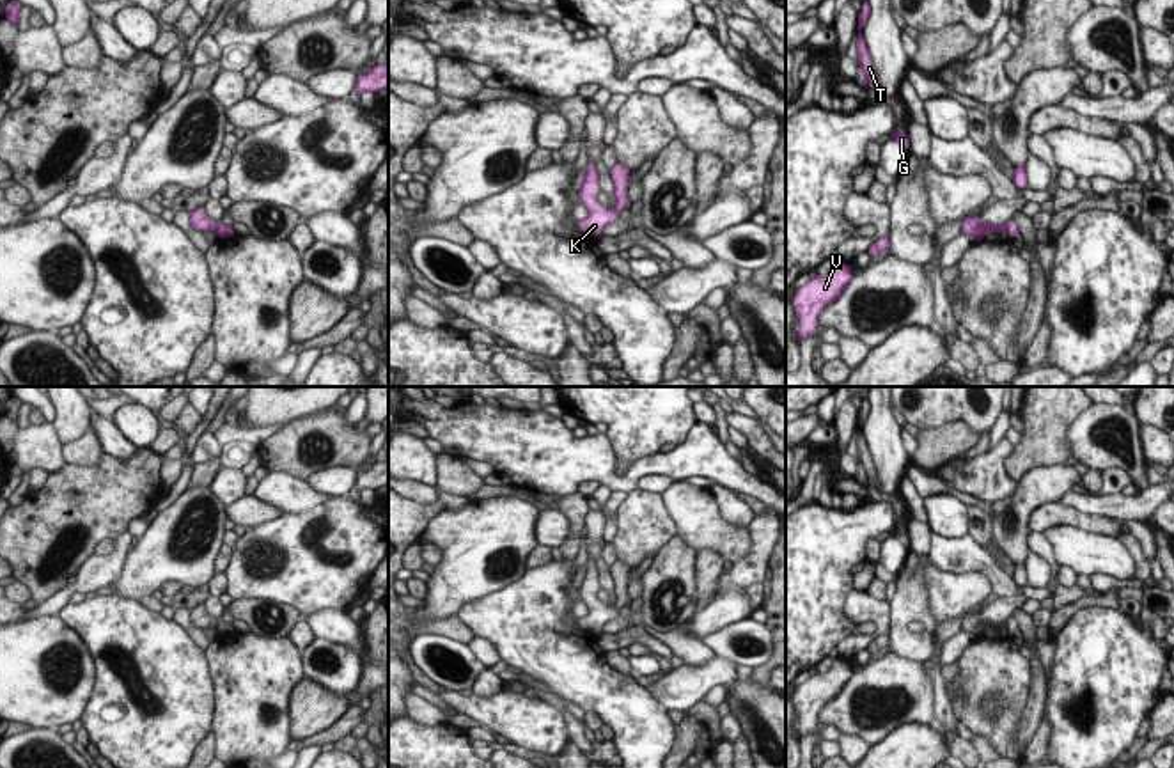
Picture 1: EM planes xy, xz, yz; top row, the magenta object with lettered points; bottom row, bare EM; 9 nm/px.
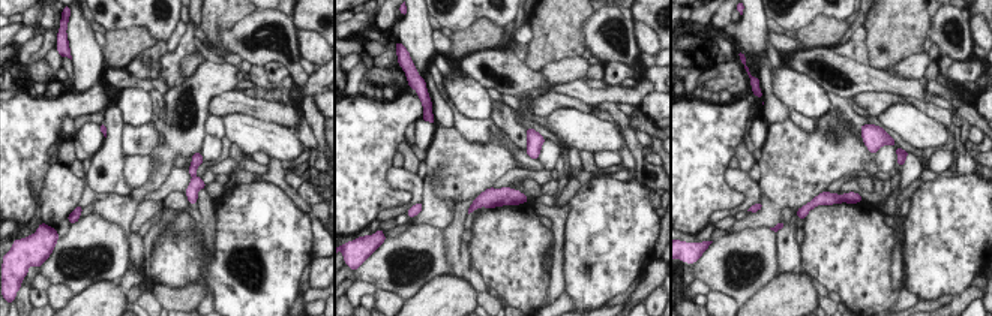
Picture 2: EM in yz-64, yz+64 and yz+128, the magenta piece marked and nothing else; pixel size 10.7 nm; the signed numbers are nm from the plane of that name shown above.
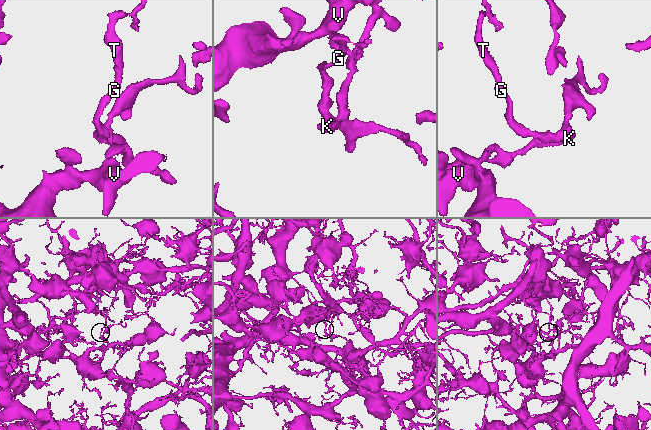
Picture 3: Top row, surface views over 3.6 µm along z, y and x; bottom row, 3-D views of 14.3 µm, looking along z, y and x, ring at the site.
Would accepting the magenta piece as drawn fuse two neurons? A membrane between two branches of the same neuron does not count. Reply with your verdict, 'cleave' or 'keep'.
cleave

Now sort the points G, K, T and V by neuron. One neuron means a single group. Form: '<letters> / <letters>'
G K T / V

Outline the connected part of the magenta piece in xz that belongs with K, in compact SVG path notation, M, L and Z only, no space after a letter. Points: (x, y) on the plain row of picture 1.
M589 559L585 566L587 571L580 576L580 600L587 605L589 614L576 619L576 624L589 631L599 633L601 626L615 619L619 610L608 608L596 598L596 594L601 591L599 573L592 559Z

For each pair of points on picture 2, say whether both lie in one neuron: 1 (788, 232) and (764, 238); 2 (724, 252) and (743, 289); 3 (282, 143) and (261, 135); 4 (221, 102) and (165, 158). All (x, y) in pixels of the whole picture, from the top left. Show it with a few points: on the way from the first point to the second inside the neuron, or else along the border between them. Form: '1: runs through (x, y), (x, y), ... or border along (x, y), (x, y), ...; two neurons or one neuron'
1: border along (775, 234), (778, 270); two neurons
2: runs through (725, 264), (727, 282), (731, 283); one neuron
3: runs through (278, 141), (266, 137); one neuron
4: border along (234, 92), (216, 95), (209, 105), (207, 114); two neurons

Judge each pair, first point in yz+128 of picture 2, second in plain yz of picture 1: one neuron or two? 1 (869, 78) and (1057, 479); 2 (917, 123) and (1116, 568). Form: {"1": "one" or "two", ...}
{"1": "two", "2": "one"}

